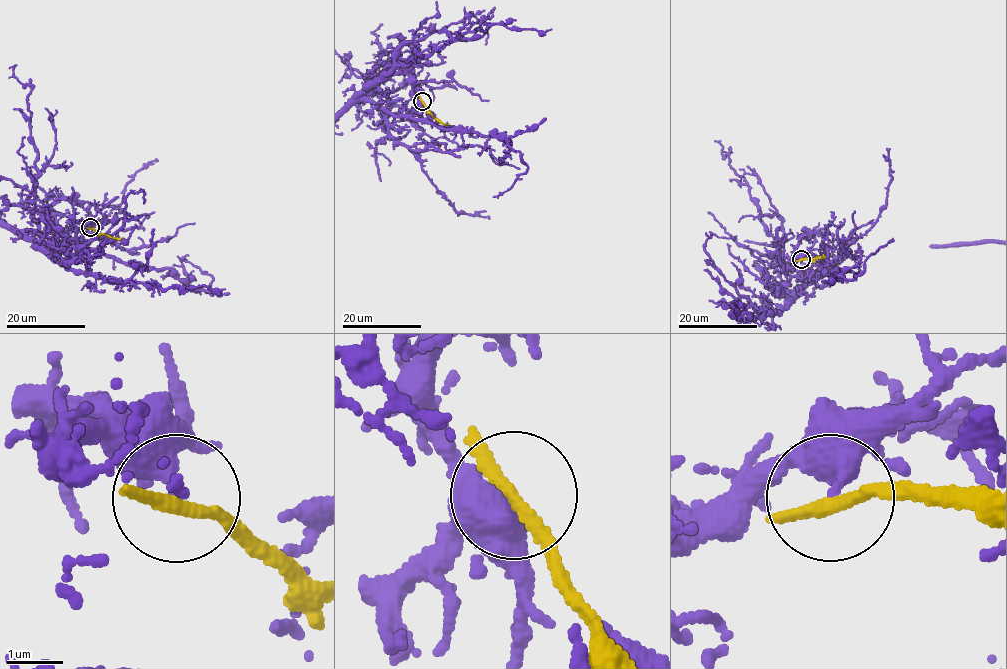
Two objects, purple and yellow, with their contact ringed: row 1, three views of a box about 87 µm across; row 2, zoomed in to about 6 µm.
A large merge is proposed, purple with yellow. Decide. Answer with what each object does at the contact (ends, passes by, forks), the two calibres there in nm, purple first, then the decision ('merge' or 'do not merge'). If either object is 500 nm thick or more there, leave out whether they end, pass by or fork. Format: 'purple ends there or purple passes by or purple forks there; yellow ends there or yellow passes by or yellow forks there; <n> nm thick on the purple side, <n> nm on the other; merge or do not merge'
purple ends there; yellow passes by; 280 nm thick on the purple side, 200 nm on the other; do not merge

